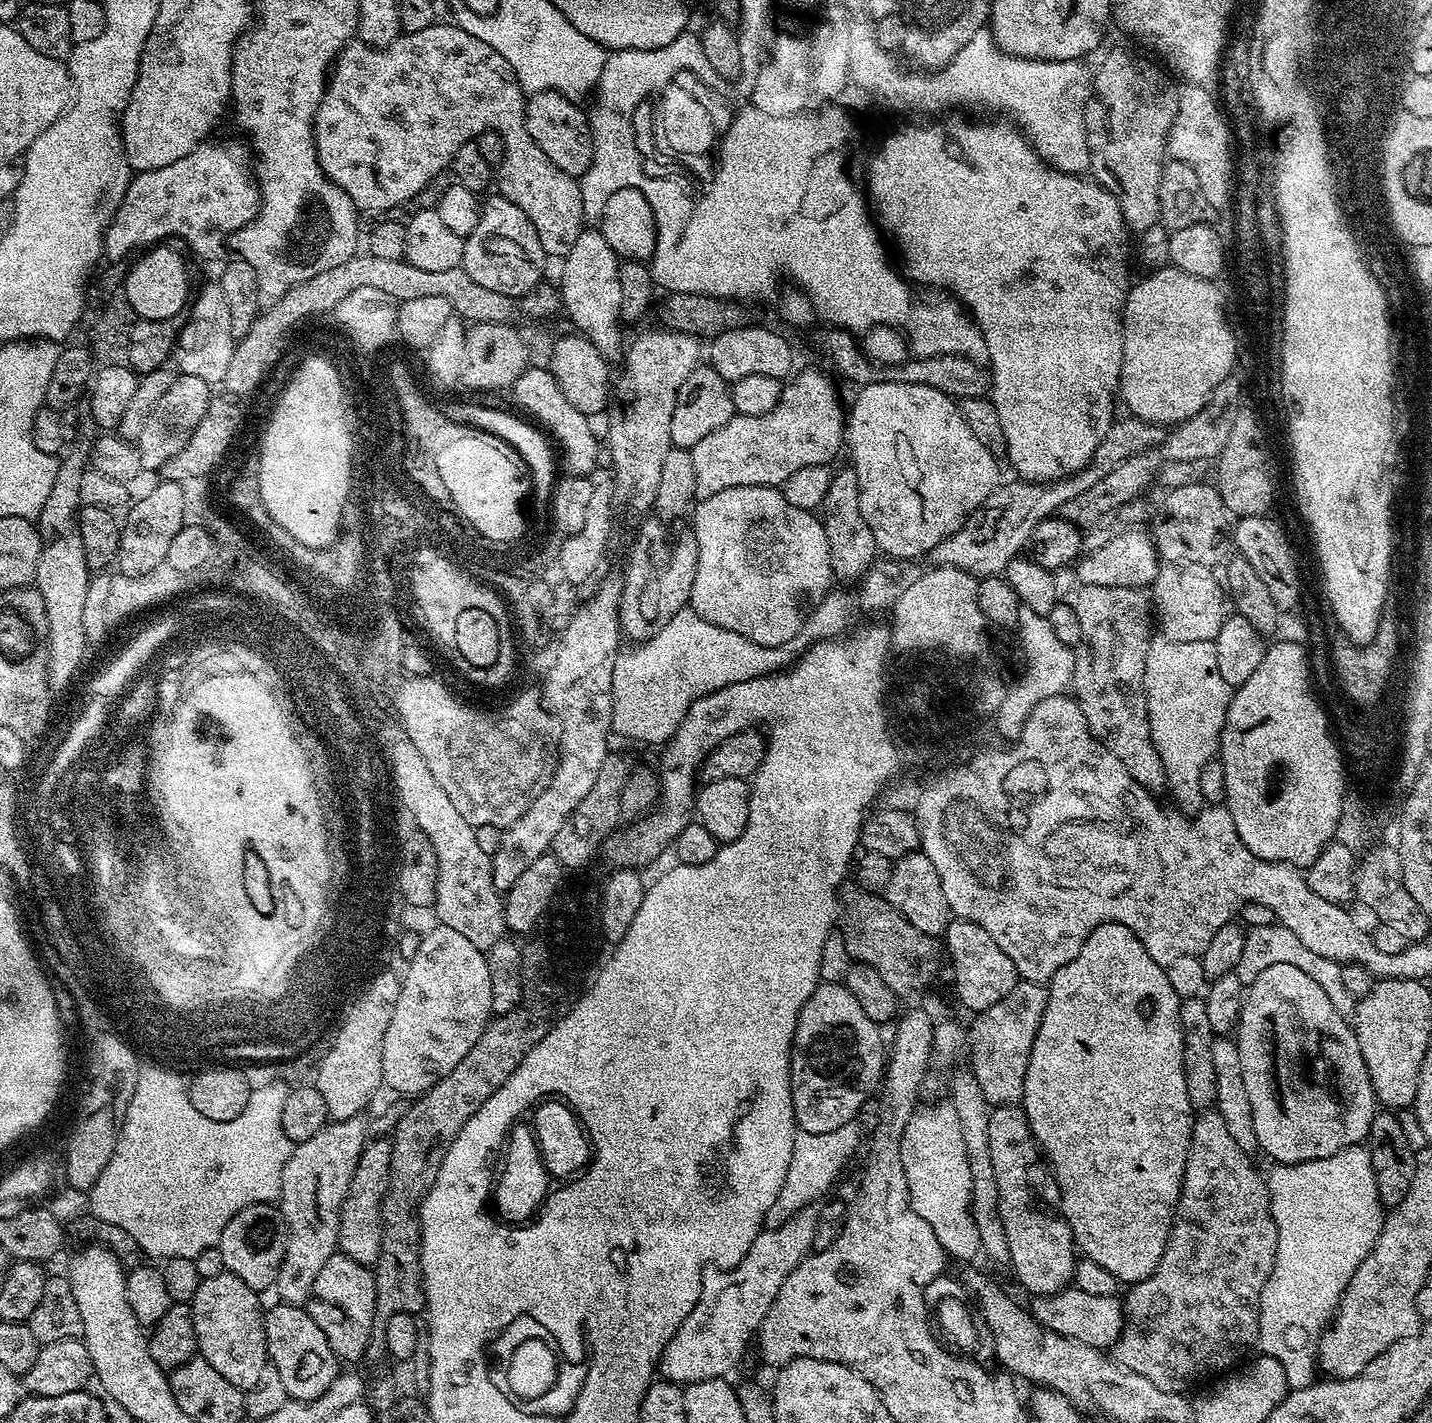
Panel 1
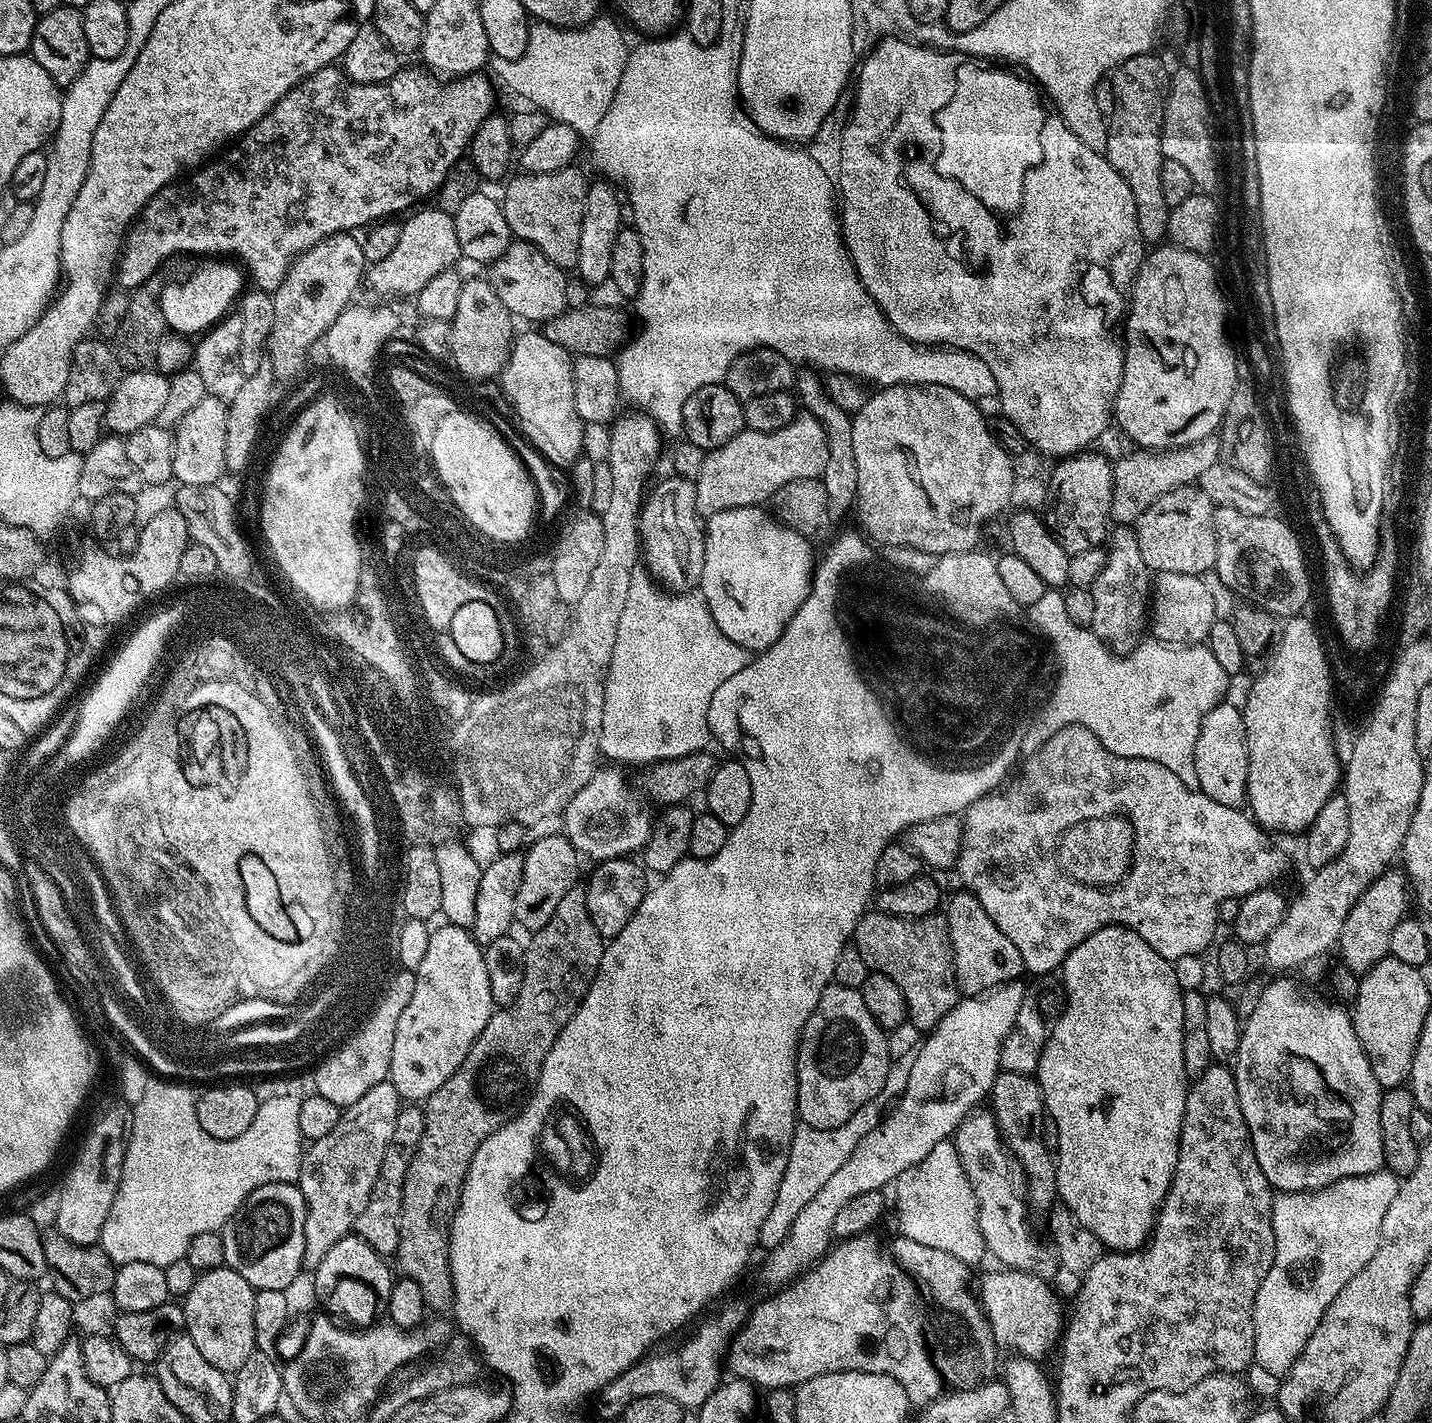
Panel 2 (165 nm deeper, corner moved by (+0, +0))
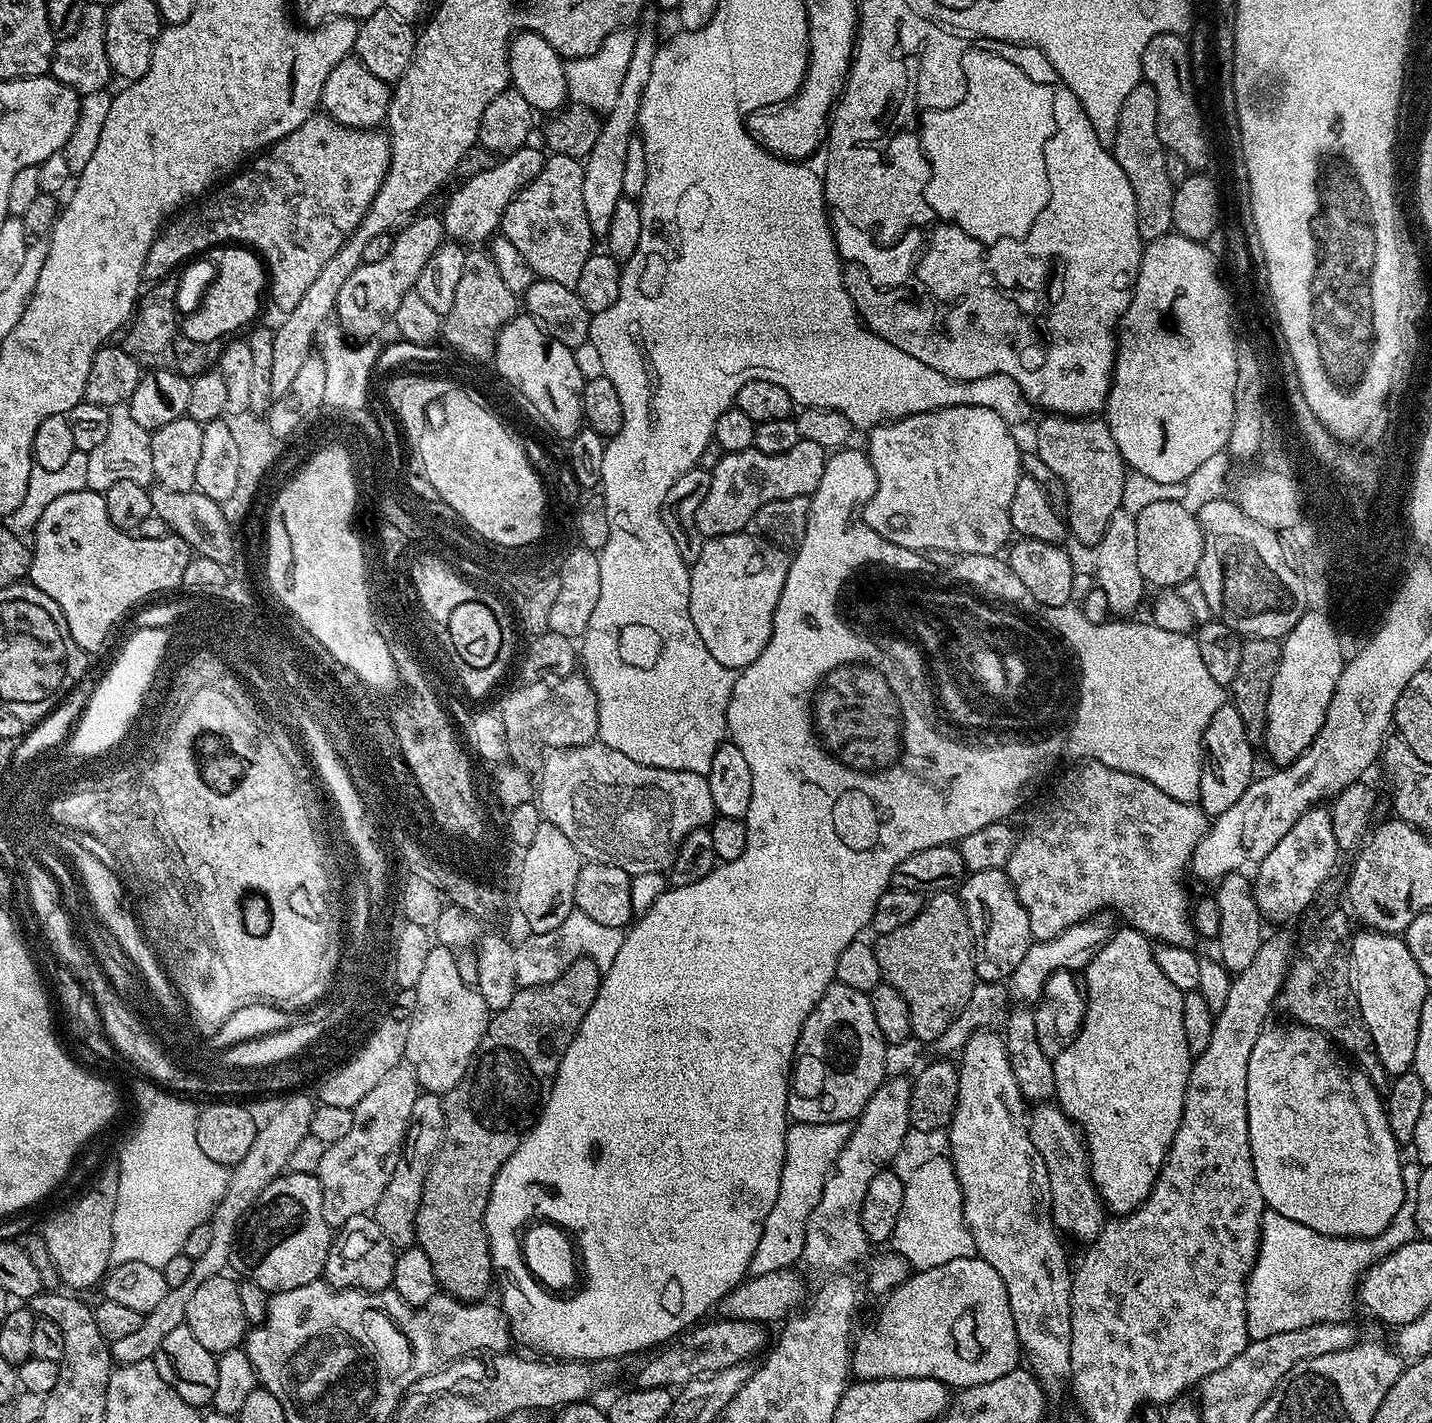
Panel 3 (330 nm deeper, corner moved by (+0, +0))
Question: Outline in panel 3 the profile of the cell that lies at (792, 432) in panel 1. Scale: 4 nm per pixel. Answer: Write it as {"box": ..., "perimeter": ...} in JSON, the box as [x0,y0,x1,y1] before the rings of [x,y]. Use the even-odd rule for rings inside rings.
{"box":[696,439,825,538],"perimeter":[[[802,439],[784,454],[762,454],[754,447],[747,452],[725,452],[722,462],[710,470],[710,491],[702,498],[696,515],[697,532],[704,538],[743,532],[755,521],[756,512],[766,502],[811,497],[818,482],[822,482],[825,459],[825,448],[818,446],[818,442]]]}

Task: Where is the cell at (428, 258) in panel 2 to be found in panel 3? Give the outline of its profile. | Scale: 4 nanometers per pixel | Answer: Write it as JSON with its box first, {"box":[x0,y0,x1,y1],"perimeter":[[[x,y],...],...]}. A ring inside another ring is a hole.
{"box":[334,215,446,341],"perimeter":[[[424,215],[409,219],[395,233],[390,254],[386,254],[386,258],[381,258],[379,262],[360,264],[358,270],[354,270],[354,274],[350,274],[346,282],[342,282],[334,316],[335,319],[340,319],[339,327],[345,333],[360,332],[363,341],[370,340],[371,332],[389,323],[390,318],[395,317],[402,298],[406,298],[406,294],[415,289],[418,274],[422,274],[422,269],[426,262],[430,262],[434,250],[438,250],[438,246],[446,240],[443,219],[439,215]]]}

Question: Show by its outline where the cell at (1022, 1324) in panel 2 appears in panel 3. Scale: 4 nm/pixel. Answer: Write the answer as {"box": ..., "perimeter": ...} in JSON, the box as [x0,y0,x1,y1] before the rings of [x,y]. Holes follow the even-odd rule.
{"box":[850,1255,1022,1390],"perimeter":[[[979,1255],[967,1256],[966,1258],[954,1258],[950,1262],[942,1262],[942,1266],[922,1268],[913,1271],[908,1279],[883,1297],[880,1313],[876,1321],[861,1334],[855,1337],[850,1348],[850,1372],[857,1381],[859,1380],[885,1380],[886,1378],[930,1378],[943,1384],[949,1389],[963,1390],[970,1386],[982,1386],[986,1382],[994,1382],[994,1378],[1002,1378],[1002,1374],[1010,1374],[1021,1363],[1022,1345],[1016,1327],[1014,1326],[1014,1314],[1010,1310],[1010,1298],[1006,1294],[1006,1282],[1002,1282],[1002,1274],[990,1266],[990,1262],[981,1260]]]}

